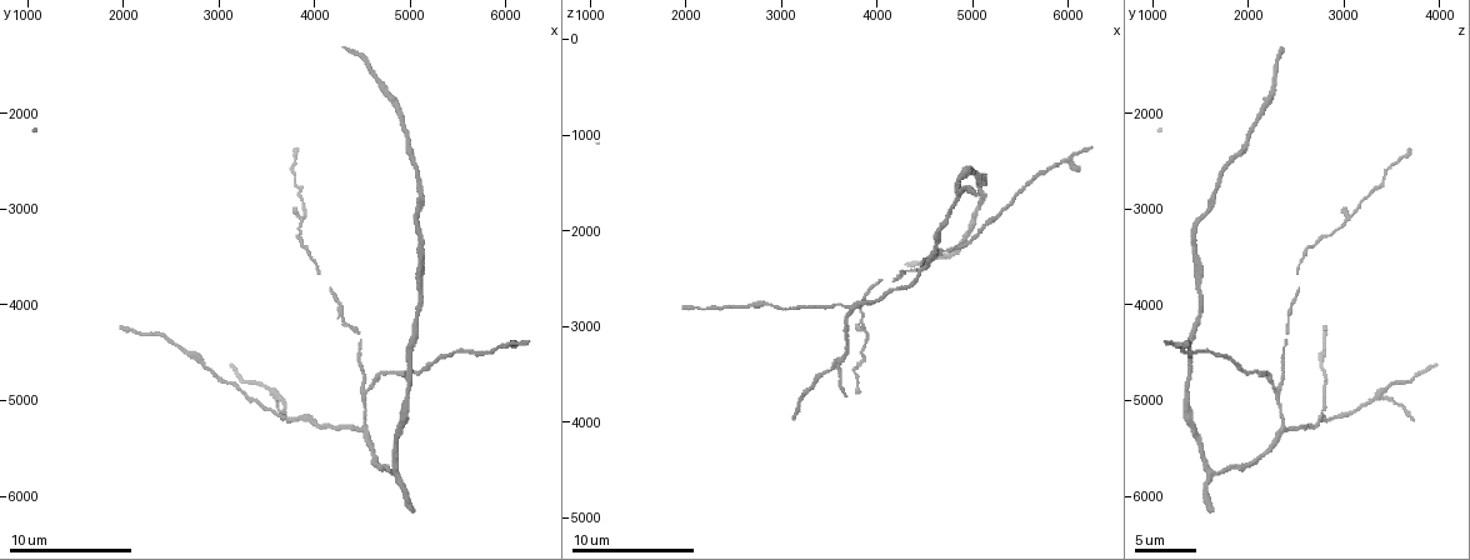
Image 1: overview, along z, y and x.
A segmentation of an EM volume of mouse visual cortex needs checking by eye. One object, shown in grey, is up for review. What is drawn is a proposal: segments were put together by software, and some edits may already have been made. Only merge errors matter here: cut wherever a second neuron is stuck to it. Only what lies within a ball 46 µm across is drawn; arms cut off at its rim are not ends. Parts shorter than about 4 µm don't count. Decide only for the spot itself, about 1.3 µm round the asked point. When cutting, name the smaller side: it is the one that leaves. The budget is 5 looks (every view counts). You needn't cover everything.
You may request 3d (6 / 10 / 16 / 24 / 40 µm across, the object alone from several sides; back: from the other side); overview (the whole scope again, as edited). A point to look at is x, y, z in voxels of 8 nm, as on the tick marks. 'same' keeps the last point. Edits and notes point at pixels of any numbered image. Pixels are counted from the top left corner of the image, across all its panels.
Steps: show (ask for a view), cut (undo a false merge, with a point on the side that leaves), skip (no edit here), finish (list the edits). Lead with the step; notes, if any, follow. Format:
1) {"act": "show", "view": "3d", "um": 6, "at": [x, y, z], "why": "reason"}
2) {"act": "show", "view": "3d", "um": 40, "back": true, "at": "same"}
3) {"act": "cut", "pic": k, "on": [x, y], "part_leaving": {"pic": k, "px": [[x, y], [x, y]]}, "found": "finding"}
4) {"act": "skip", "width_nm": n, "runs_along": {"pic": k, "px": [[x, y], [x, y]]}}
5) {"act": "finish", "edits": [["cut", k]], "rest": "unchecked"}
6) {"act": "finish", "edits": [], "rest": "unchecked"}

{"act": "show", "view": "3d", "um": 10, "at": [4940, 5060, 1360], "why": "calibre changes"}

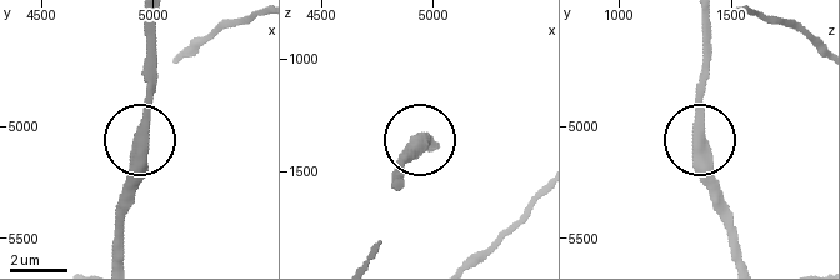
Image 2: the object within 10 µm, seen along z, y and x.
{"act": "show", "view": "3d", "um": 10, "back": true, "at": [4950, 5040, 1350]}

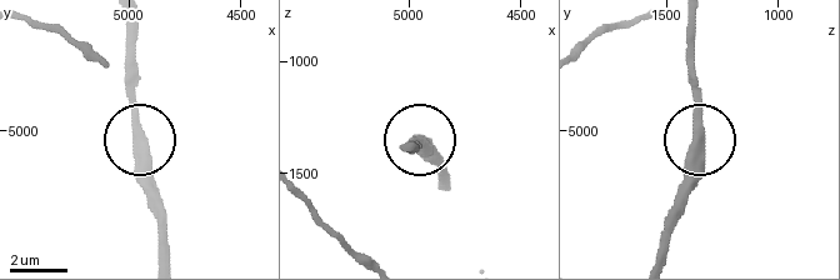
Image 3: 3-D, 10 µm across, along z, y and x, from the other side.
{"act": "skip", "width_nm": 410, "runs_along": {"pic": 3, "px": [[659, 255], [671, 205], [703, 133], [695, 111], [695, 43]]}, "found": "continuous, no second neuron"}

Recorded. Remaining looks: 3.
{"act": "show", "view": "3d", "um": 10, "at": [5280, 4580, 1840]}

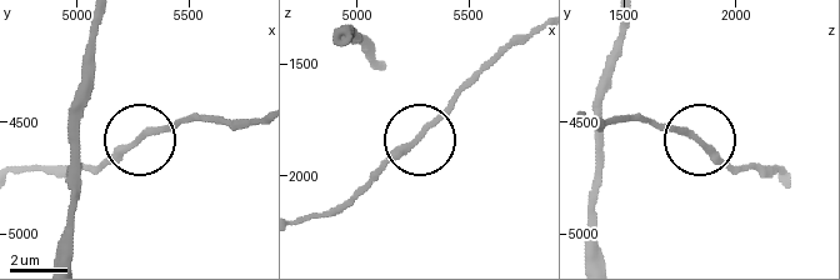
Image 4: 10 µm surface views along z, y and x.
{"act": "show", "view": "3d", "um": 6, "at": [5280, 4570, 1810], "why": "closer look"}

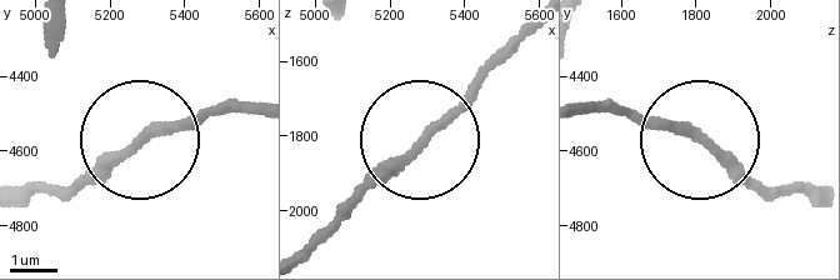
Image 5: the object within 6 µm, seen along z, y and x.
{"act": "skip", "width_nm": 200, "runs_along": {"pic": 5, "px": [[810, 193], [750, 181], [703, 141], [586, 114]]}, "found": "continuous, no second neuron"}

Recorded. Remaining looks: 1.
{"act": "show", "view": "3d", "um": 10, "at": [4520, 4880, 2260], "why": "two arms in line, one across"}

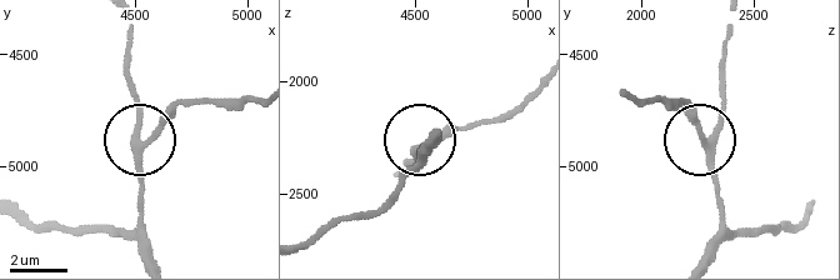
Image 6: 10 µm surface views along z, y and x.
{"act": "skip", "width_nm": 240, "runs_along": {"pic": 6, "px": [[148, 255], [140, 155], [195, 100]]}, "found": "one neuron here"}

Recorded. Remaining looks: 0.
{"act": "finish", "edits": [], "rest": "unchecked"}

